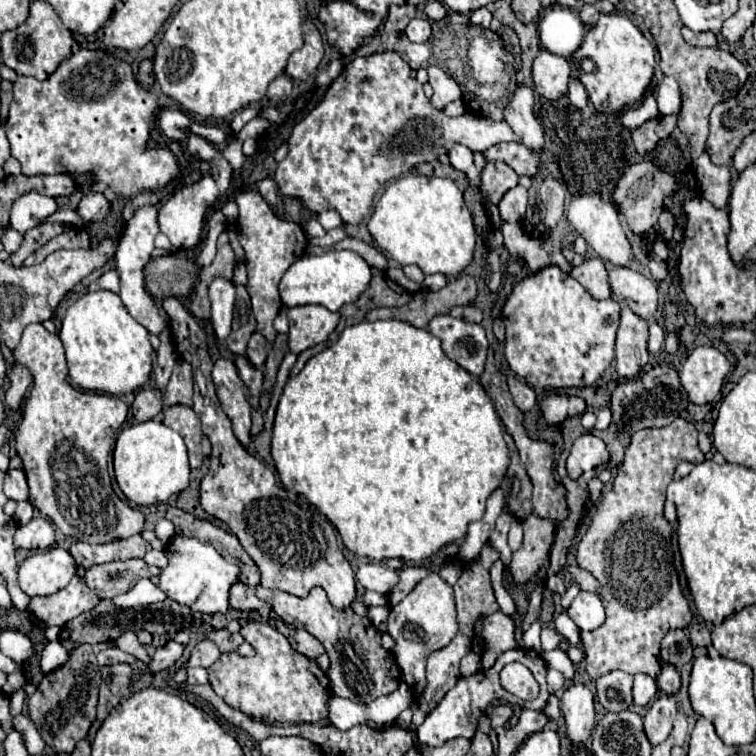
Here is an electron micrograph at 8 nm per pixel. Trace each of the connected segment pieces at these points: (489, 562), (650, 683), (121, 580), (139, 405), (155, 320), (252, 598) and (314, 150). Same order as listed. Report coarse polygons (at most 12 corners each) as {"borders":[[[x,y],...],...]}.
{"borders":[[[489,546],[481,551],[480,562],[488,571],[499,553]],[[637,674],[633,706],[647,706],[657,694],[655,680]],[[141,558],[91,566],[85,582],[99,598],[129,592],[157,566]],[[157,388],[139,390],[133,402],[137,422],[151,420],[163,410]],[[157,206],[127,222],[115,270],[127,312],[151,334],[163,318],[145,290],[145,266],[159,234]],[[235,582],[229,604],[235,610],[255,610],[263,620],[271,606],[259,600],[251,586]],[[397,52],[355,58],[289,138],[275,182],[345,224],[453,144],[521,138],[447,118]]]}

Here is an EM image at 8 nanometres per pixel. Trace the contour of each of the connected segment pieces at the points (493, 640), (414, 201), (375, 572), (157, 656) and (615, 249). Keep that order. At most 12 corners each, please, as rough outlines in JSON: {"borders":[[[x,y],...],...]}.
{"borders":[[[501,610],[483,618],[489,670],[503,652],[517,648],[514,621]],[[409,174],[367,222],[399,266],[457,276],[475,226],[449,178]],[[379,562],[359,566],[357,580],[367,590],[389,594],[399,574]],[[167,642],[157,648],[147,664],[147,674],[171,668],[183,654],[183,646]],[[597,194],[573,196],[567,220],[603,260],[629,266],[619,212]]]}

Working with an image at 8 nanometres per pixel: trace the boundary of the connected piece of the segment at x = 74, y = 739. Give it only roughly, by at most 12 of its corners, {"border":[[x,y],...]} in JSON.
{"border":[[79,646],[27,698],[55,754],[87,738],[99,646]]}

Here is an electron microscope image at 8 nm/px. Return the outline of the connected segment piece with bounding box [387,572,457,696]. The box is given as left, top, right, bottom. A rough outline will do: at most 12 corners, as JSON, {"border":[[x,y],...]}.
{"border":[[423,578],[387,620],[413,694],[457,634],[453,586]]}

